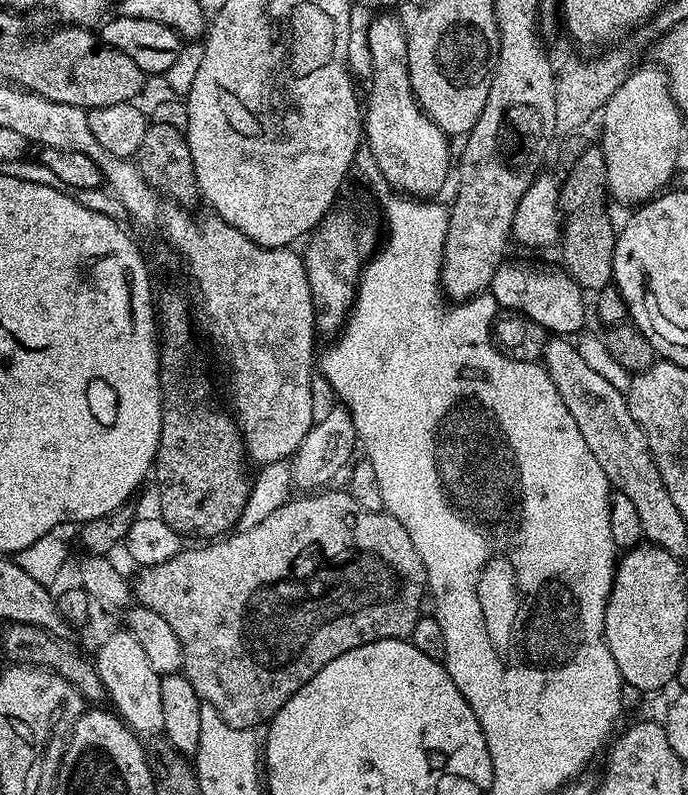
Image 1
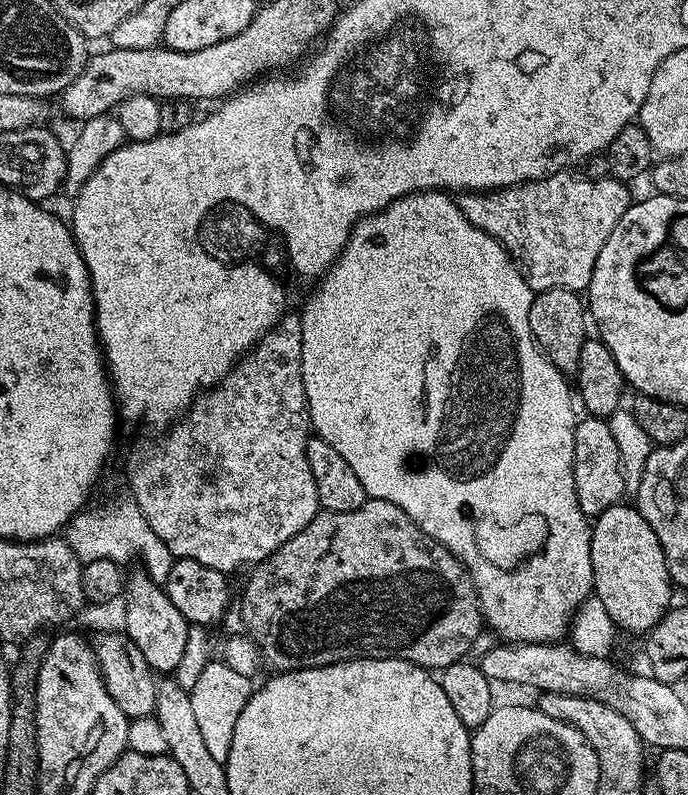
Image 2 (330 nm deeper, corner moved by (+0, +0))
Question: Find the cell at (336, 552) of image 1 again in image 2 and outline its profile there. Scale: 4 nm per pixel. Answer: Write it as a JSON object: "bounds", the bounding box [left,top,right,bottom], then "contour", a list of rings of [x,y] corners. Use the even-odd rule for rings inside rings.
{"bounds":[240,498,485,673],"contour":[[[369,498],[362,506],[358,506],[358,510],[349,512],[321,510],[301,532],[294,534],[294,538],[290,538],[278,550],[274,550],[274,554],[261,560],[251,572],[252,577],[249,578],[248,585],[244,588],[244,597],[240,600],[240,616],[244,619],[242,628],[260,649],[261,661],[267,666],[269,664],[273,673],[330,666],[347,660],[405,660],[418,665],[419,668],[439,670],[465,659],[470,644],[485,627],[479,596],[466,566],[446,546],[427,536],[405,512],[394,506],[394,502]]]}

